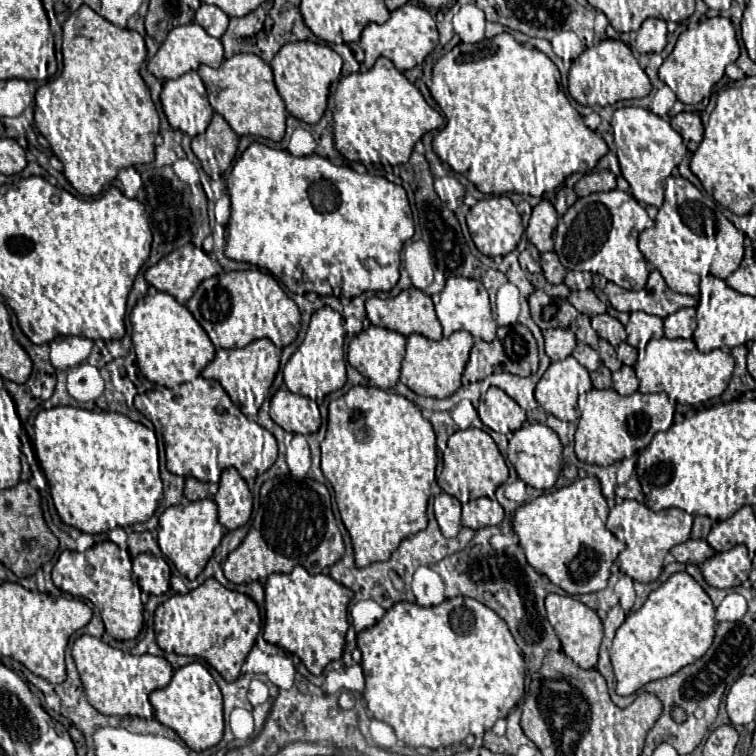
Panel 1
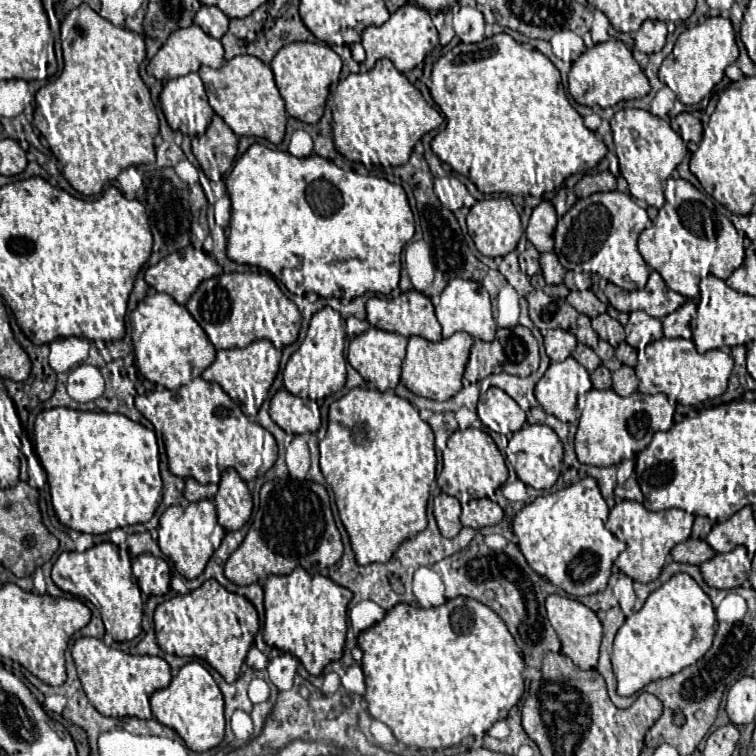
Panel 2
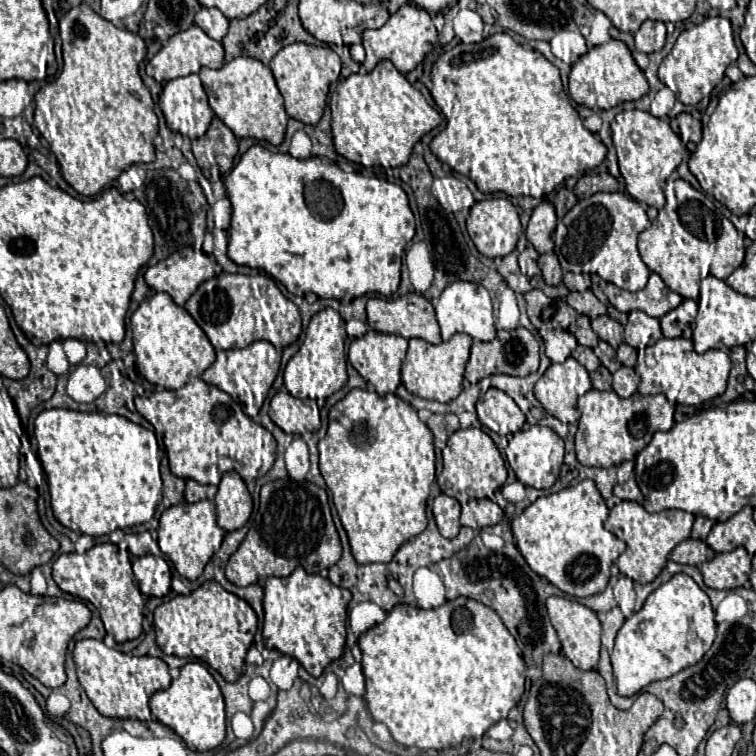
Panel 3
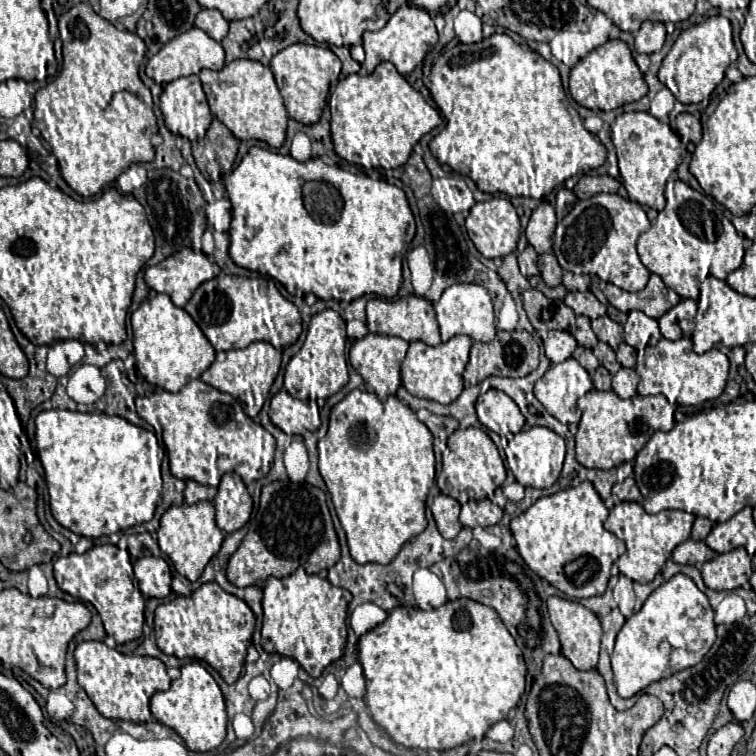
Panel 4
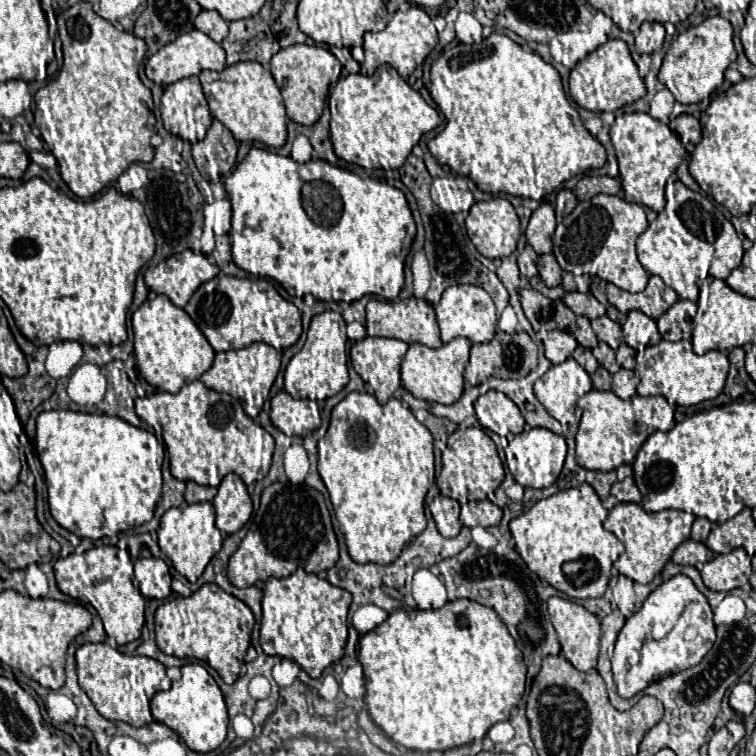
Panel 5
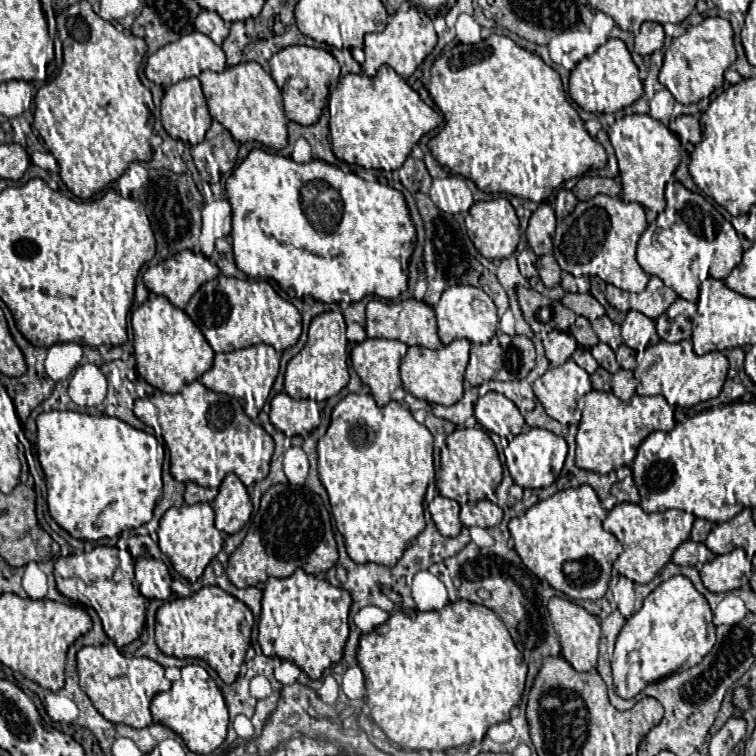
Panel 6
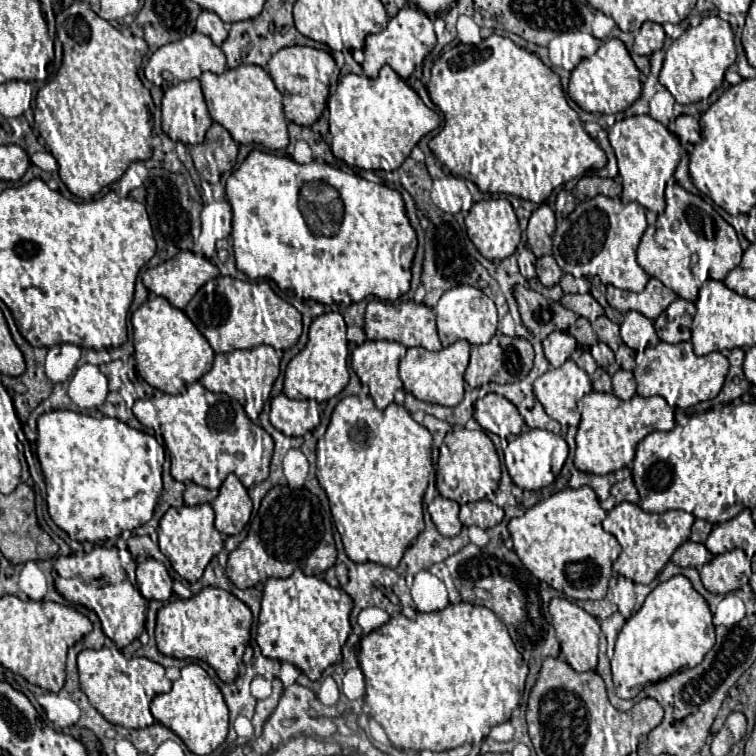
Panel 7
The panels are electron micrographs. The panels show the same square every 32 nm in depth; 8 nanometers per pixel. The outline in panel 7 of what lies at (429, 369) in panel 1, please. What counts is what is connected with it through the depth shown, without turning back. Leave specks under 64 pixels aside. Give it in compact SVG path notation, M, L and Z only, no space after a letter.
M456 340L454 344L438 352L430 352L426 348L408 348L406 356L400 360L400 380L404 382L404 390L430 404L456 406L458 402L462 402L464 394L464 370L468 366L468 350L470 344L466 340Z

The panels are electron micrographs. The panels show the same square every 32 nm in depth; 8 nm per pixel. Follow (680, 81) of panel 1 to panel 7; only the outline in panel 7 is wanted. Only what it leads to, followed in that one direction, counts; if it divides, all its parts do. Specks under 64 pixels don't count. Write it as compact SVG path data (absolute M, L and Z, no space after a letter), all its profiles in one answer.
M708 16L696 28L688 28L666 50L660 84L668 88L678 104L692 104L708 98L716 88L722 86L726 68L734 64L734 60L736 48L730 24L718 16Z

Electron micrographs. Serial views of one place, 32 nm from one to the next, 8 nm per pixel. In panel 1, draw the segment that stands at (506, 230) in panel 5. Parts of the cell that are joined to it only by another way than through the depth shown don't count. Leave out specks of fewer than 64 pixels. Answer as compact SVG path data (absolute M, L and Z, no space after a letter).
M494 196L494 198L484 198L484 200L478 200L468 216L466 216L466 222L468 222L468 228L470 228L470 236L476 244L476 248L484 254L484 256L504 256L508 252L512 252L522 234L524 234L524 226L522 226L522 218L516 210L516 206L512 204L512 200L508 196Z

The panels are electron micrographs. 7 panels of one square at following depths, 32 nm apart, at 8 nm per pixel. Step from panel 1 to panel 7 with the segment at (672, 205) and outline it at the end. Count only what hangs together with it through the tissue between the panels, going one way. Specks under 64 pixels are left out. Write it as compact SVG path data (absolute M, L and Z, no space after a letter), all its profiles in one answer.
M670 182L666 186L664 196L666 210L664 210L664 214L658 216L656 224L648 226L648 230L644 232L640 246L638 246L638 264L644 268L644 272L648 276L658 278L664 286L672 288L680 298L694 302L694 300L698 300L704 280L714 278L724 284L724 278L728 276L728 272L740 264L744 251L740 246L736 230L702 196L686 192L678 182Z

